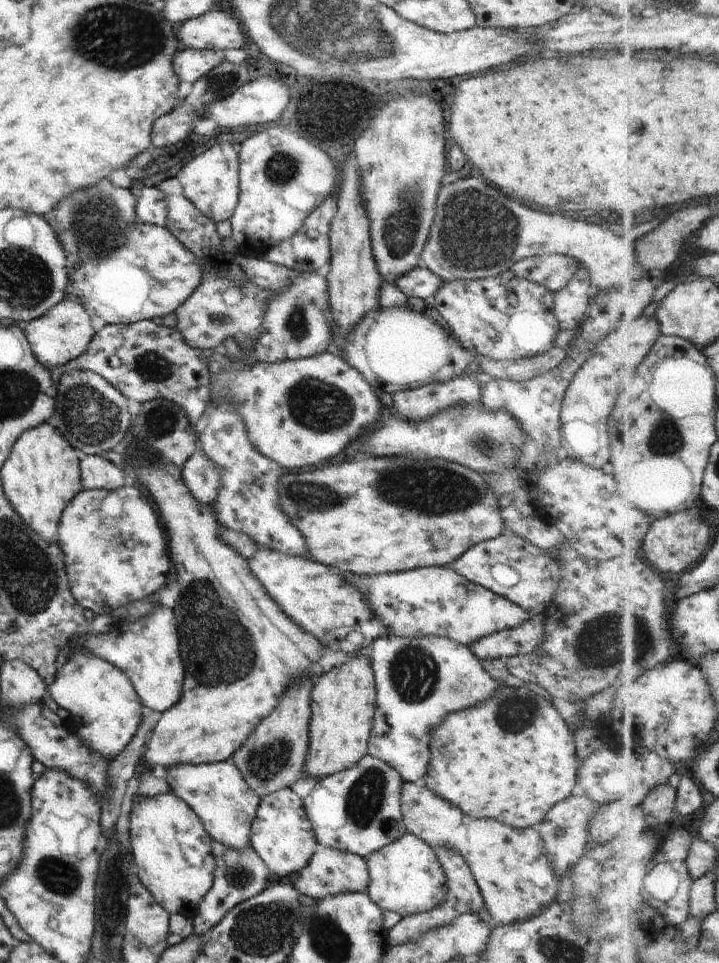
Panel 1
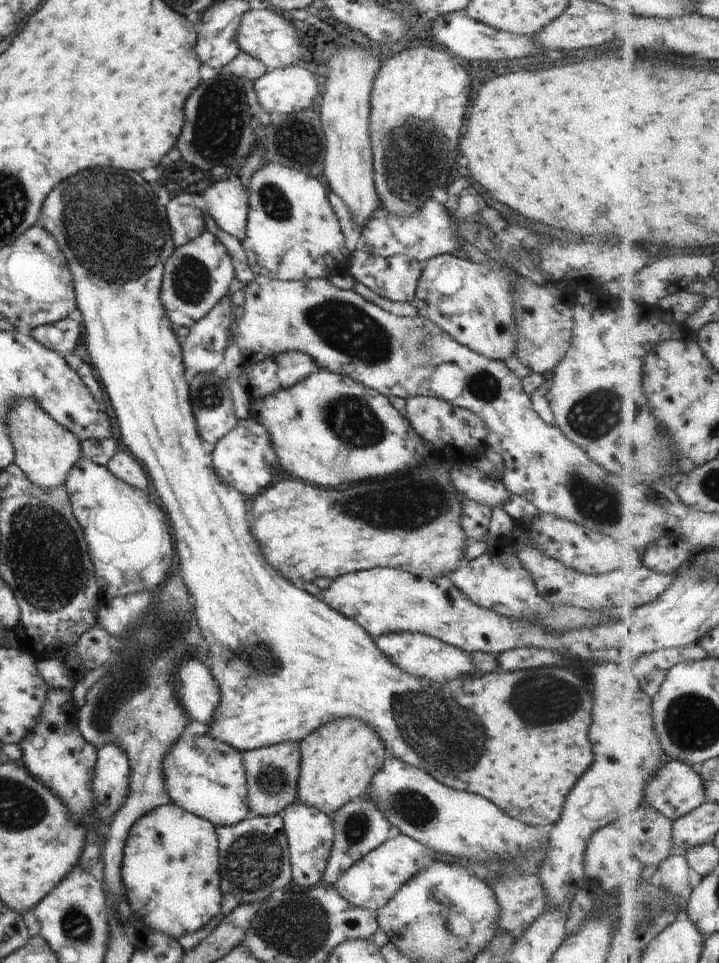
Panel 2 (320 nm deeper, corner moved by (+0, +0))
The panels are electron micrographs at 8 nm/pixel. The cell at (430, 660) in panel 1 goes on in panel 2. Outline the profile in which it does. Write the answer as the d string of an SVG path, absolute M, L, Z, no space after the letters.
M387 632L373 639L373 643L396 665L407 673L424 677L439 683L455 679L457 676L473 675L477 668L472 664L469 653L440 639L422 633Z

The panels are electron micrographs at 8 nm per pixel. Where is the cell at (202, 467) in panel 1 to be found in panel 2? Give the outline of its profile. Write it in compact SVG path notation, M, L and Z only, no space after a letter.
M251 417L238 419L237 425L214 445L211 455L216 474L249 500L268 488L276 477L280 478L286 473L273 449L267 428Z

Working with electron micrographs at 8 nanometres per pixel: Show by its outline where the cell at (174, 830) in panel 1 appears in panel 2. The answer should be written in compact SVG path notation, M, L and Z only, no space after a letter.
M174 803L159 806L152 809L148 814L141 816L130 828L128 838L125 842L125 847L122 855L122 864L120 867L121 881L124 887L124 902L126 906L125 913L127 916L132 916L135 919L140 919L146 927L152 931L165 933L169 937L176 940L186 933L195 933L201 928L204 928L214 918L221 909L221 902L223 899L220 888L219 875L219 840L216 834L215 826L205 818L196 816L194 813L188 812Z

